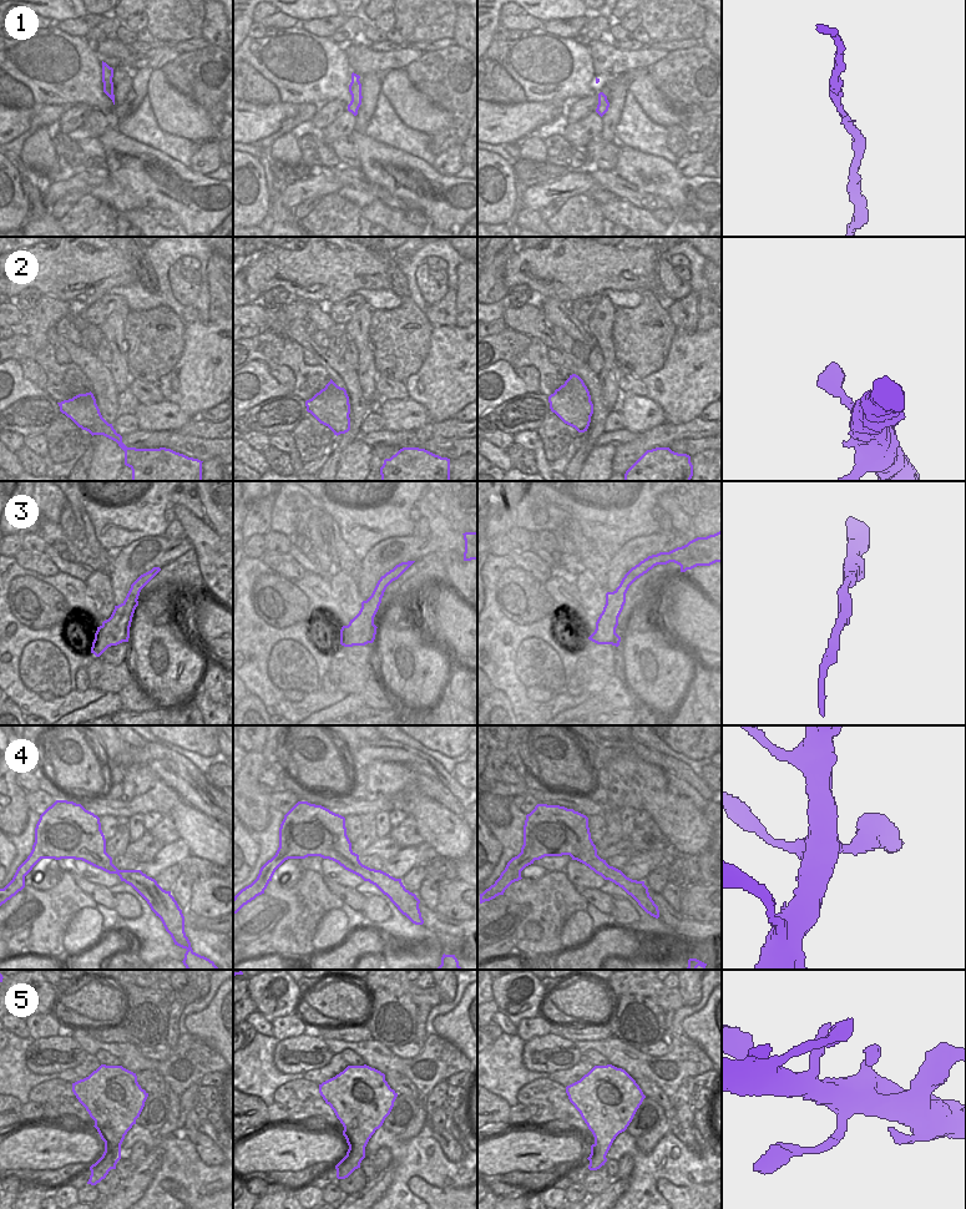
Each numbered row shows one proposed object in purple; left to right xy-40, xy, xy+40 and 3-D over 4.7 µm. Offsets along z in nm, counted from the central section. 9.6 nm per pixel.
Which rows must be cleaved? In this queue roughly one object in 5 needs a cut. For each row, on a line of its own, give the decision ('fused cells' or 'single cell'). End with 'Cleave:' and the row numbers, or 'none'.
1: single cell
2: single cell
3: single cell
4: single cell
5: single cell
Cleave: none

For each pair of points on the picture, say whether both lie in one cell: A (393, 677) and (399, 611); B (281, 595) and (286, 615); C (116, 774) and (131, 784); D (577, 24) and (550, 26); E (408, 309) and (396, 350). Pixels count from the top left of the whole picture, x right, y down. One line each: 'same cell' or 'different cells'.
A: same cell
B: same cell
C: different cells
D: same cell
E: same cell

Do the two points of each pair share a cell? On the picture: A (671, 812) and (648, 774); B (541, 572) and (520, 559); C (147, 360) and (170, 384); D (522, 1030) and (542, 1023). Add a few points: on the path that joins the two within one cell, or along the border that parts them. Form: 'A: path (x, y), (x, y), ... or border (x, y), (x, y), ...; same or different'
A: path (662, 803), (648, 789), (648, 783); same
B: path (536, 567), (525, 560); same
C: border (181, 354), (177, 363), (156, 382); different
D: path (527, 1028), (537, 1026); same

